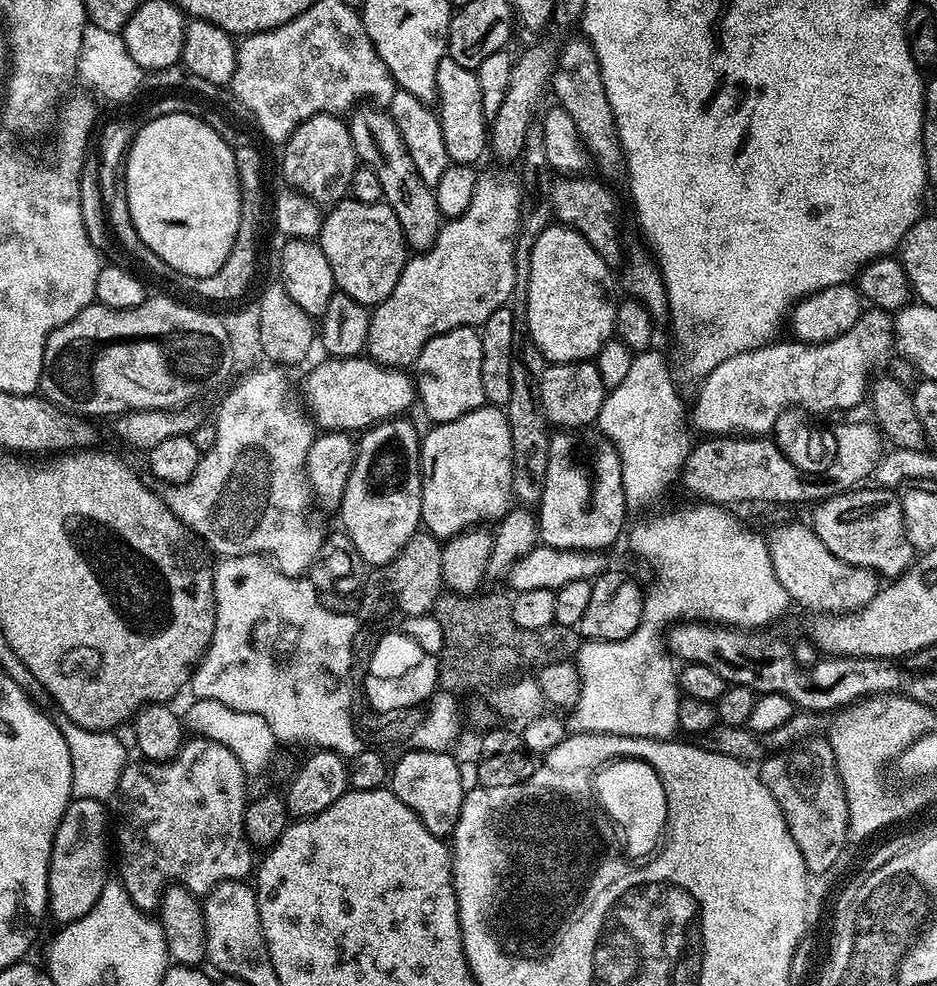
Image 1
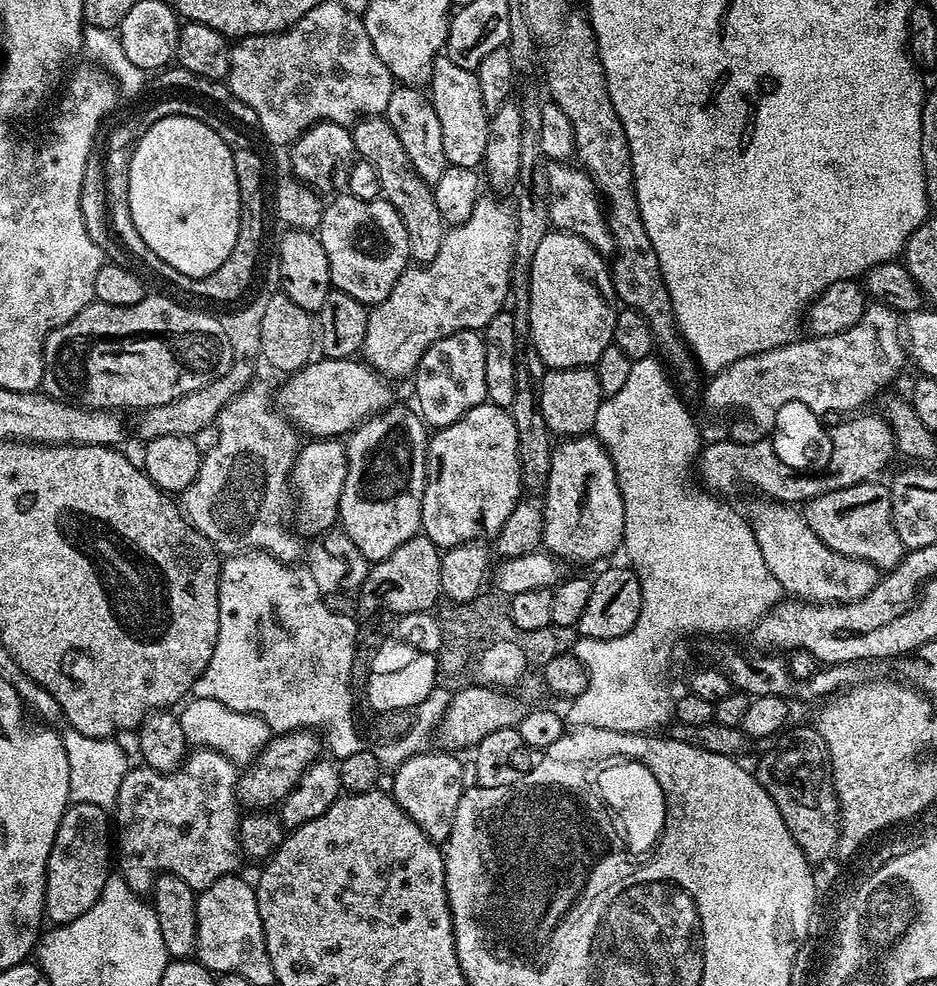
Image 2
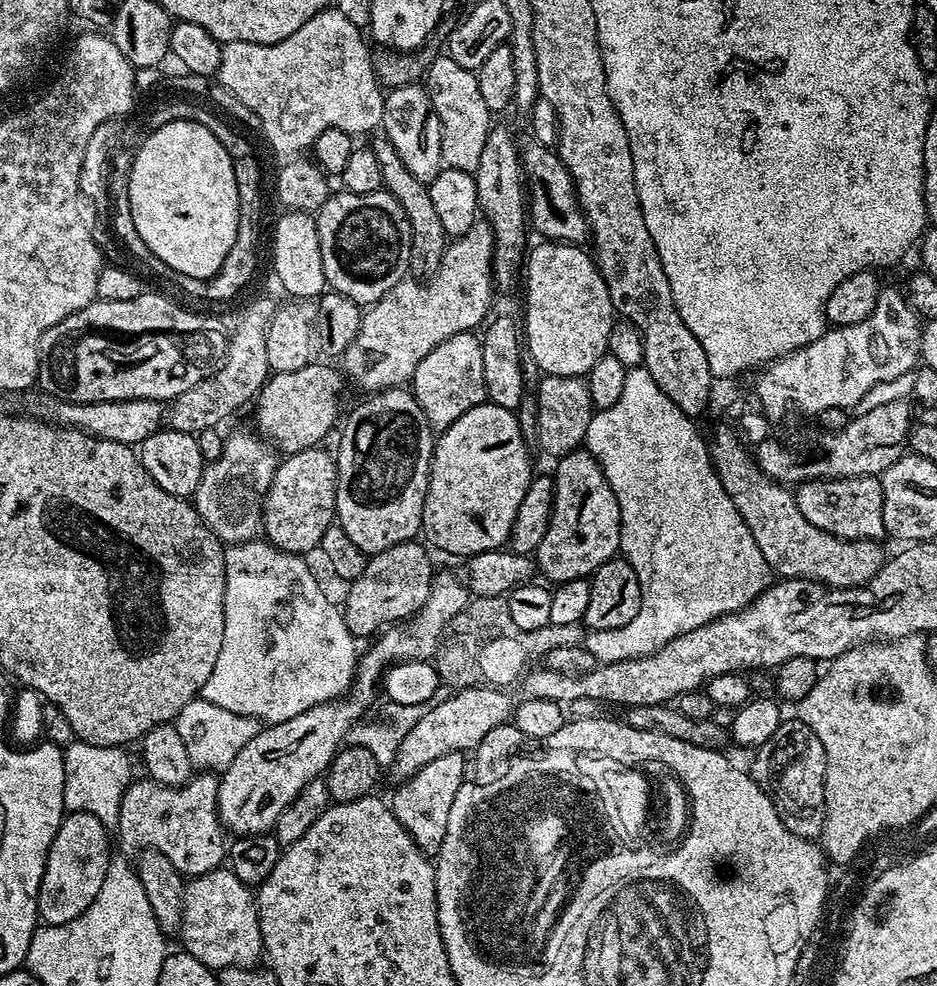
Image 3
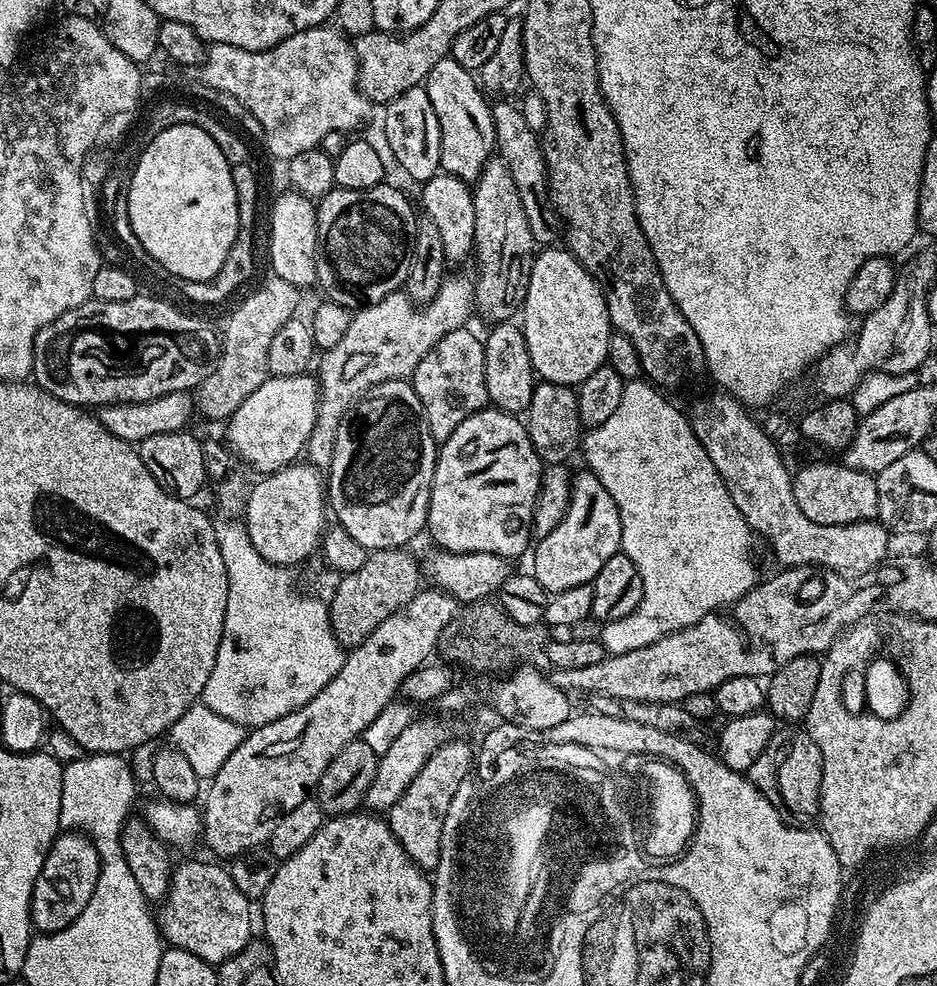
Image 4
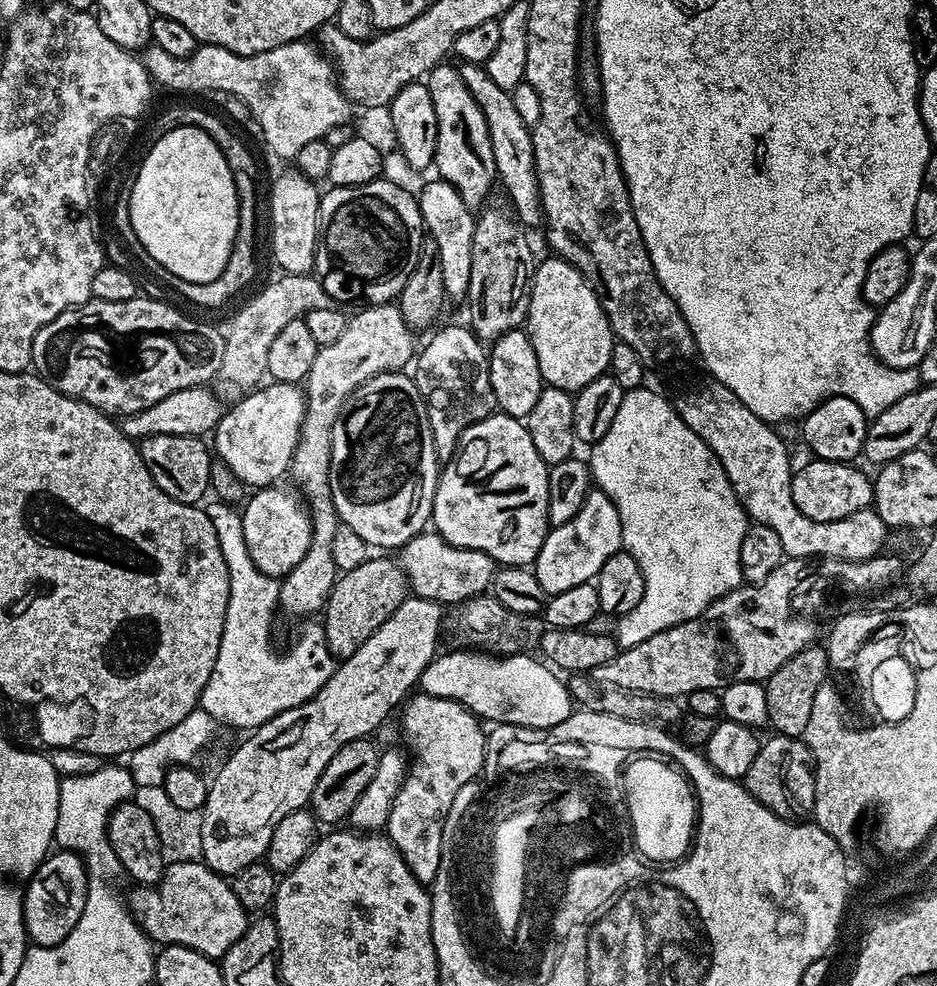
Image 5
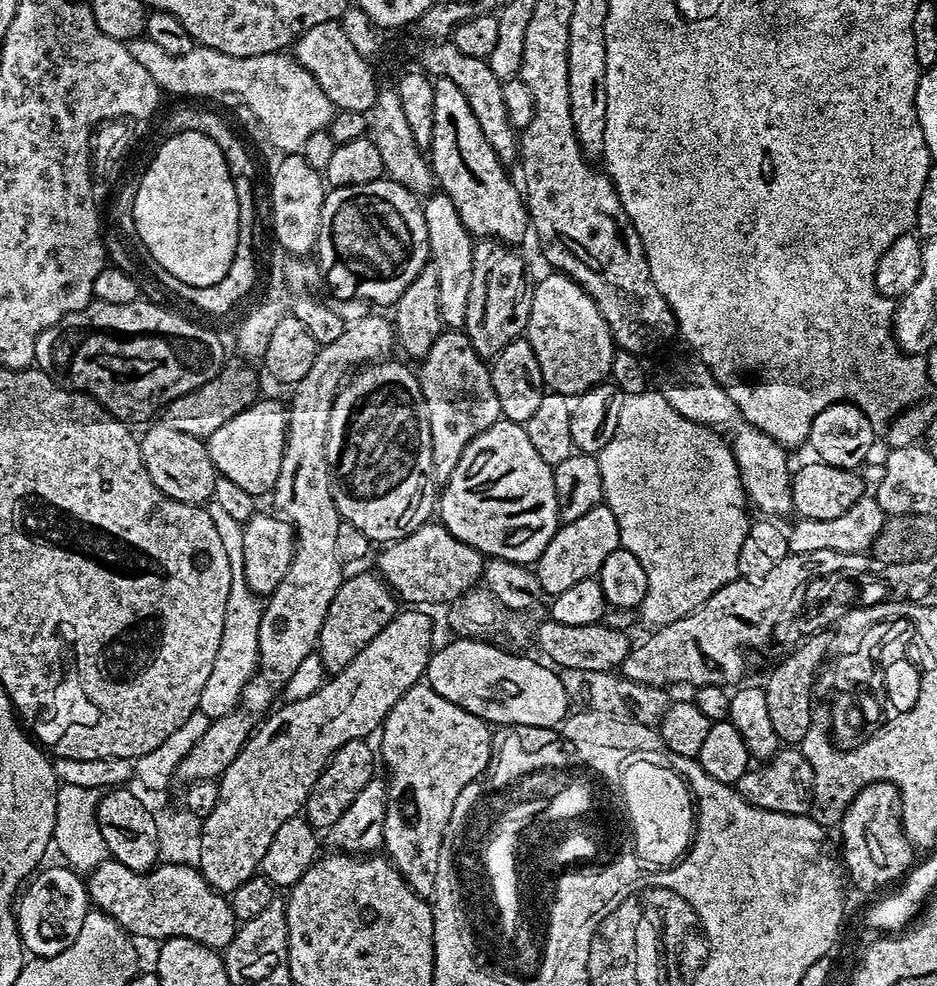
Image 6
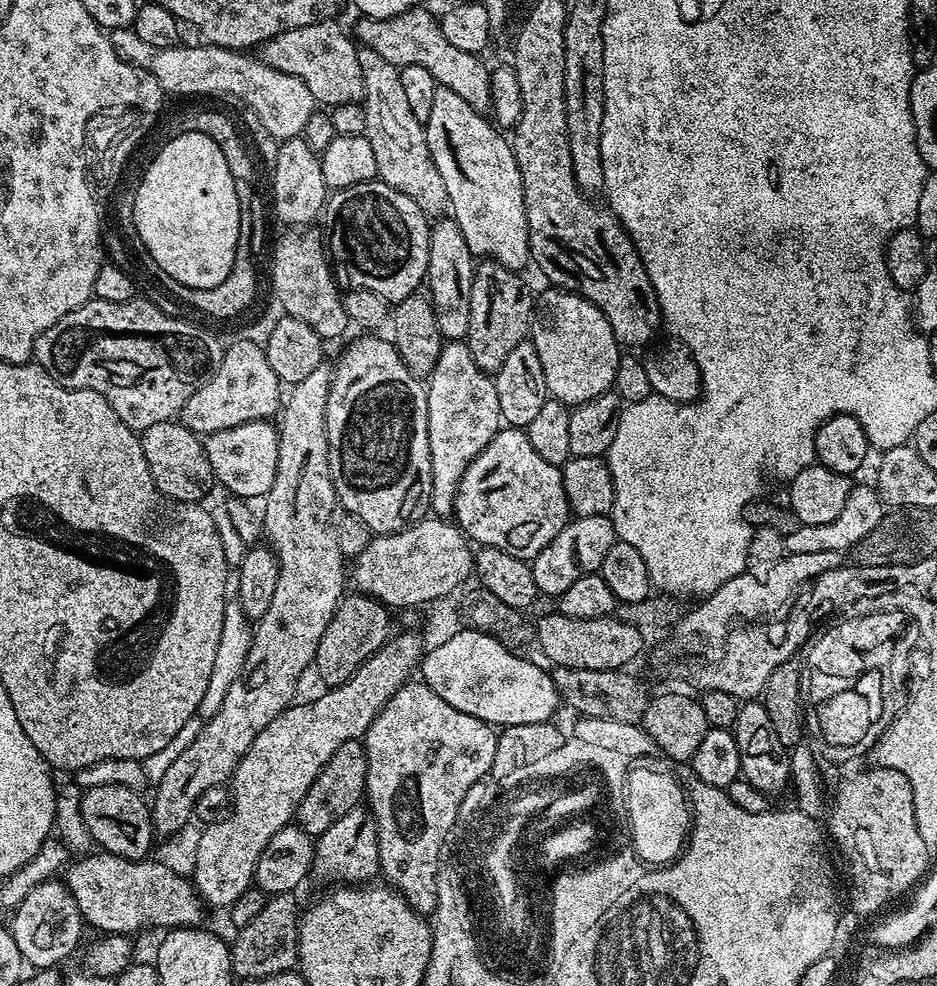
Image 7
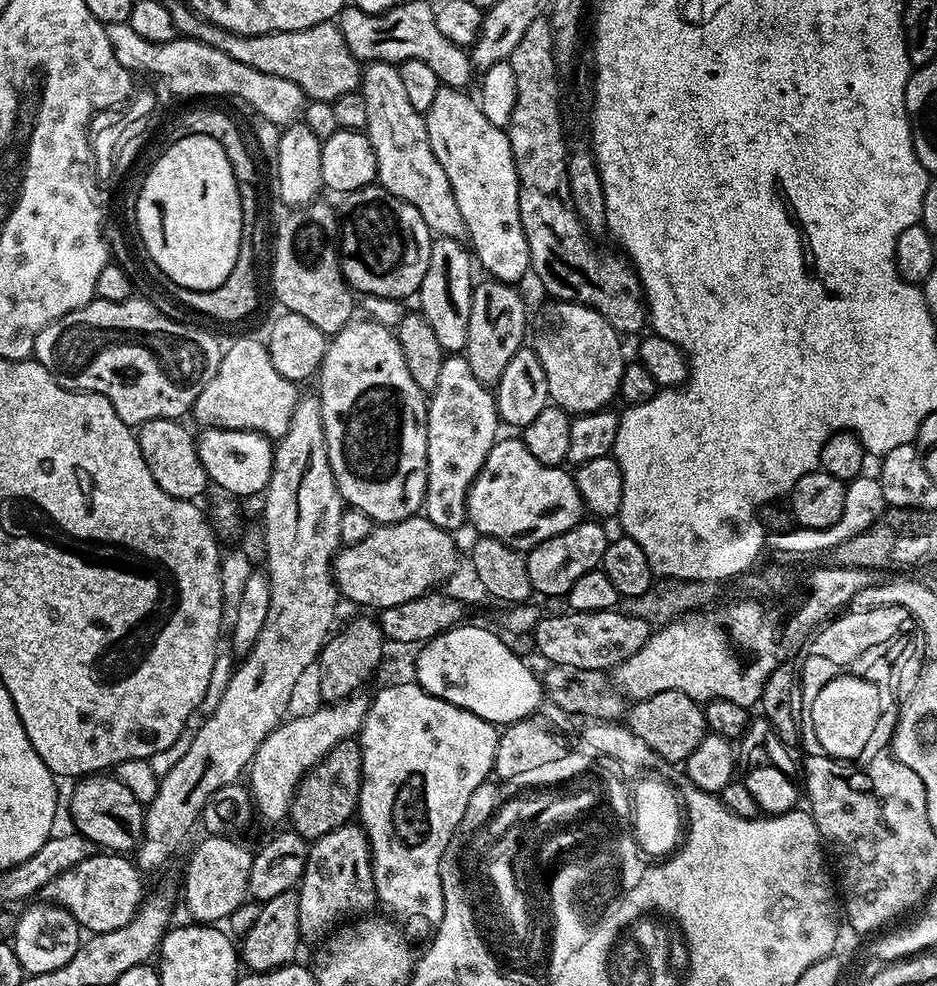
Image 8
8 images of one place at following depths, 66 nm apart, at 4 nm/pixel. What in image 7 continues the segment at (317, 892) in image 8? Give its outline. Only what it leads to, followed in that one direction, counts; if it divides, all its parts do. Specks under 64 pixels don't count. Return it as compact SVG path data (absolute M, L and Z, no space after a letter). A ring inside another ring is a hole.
M364 806L347 811L329 830L315 839L311 875L320 880L333 880L336 886L363 886L379 875L380 855L376 819Z

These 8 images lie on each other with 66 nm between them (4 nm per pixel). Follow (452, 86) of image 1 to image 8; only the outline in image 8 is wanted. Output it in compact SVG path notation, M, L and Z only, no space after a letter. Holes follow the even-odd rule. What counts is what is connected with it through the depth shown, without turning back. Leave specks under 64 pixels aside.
M440 87L434 94L434 102L424 116L426 130L430 138L430 146L442 162L442 170L446 170L446 178L450 178L450 186L454 190L454 198L458 202L458 210L462 210L462 222L470 245L471 255L475 263L485 268L487 275L503 284L519 285L520 279L529 275L532 263L530 250L526 246L526 234L522 230L522 218L518 210L518 194L520 183L514 166L514 154L510 150L510 138L507 131L494 122L489 122L486 114L482 114L479 103L468 97L467 91L458 88Z

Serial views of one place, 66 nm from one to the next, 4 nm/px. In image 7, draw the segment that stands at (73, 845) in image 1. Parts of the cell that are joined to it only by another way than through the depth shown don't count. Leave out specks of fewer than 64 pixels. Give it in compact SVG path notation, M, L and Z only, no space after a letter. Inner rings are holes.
M56 878L35 886L34 890L22 899L18 914L20 929L15 929L14 935L25 961L36 970L62 965L60 963L79 946L80 935L86 932L86 925L80 919L78 902L74 902L67 883Z

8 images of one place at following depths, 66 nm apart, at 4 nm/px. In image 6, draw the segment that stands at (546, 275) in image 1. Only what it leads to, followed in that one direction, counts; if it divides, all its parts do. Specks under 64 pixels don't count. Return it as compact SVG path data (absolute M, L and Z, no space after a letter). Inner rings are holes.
M558 271L547 274L535 281L532 289L526 338L534 350L534 358L538 358L545 385L551 391L575 398L609 379L614 351L612 335L598 306L582 286Z

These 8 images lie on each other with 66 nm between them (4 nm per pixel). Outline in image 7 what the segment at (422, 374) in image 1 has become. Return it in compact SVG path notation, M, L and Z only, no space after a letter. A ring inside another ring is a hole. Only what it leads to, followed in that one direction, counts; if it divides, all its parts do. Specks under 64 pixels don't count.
M450 340L442 346L438 363L426 381L428 393L428 437L430 438L431 515L448 518L456 511L456 495L462 474L486 450L502 427L496 381L482 371L464 340Z

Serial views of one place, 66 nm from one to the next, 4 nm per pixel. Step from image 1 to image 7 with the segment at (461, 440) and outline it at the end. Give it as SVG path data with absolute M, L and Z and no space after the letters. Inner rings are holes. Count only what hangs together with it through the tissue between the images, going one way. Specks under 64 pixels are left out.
M501 427L496 437L486 446L486 450L482 450L482 454L478 454L474 462L470 462L466 474L462 474L462 482L456 495L454 520L469 541L486 548L506 550L506 554L514 554L514 558L530 562L570 523L560 468L546 462L546 458L541 458L535 452L534 446L530 446L527 431Z

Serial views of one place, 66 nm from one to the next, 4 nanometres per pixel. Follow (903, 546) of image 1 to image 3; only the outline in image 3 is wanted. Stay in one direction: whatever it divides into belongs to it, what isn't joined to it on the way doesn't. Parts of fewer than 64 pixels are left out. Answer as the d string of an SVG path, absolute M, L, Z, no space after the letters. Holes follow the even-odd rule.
M855 476L841 480L805 480L795 489L796 505L806 518L818 530L826 530L843 540L885 539L882 522L882 486L875 476Z

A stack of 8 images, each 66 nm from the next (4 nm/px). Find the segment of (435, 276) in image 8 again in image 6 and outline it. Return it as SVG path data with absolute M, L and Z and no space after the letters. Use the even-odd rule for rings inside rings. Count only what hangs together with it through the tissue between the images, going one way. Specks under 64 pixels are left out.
M429 195L423 201L423 205L430 263L434 266L434 270L438 270L438 310L442 314L442 322L445 326L452 330L460 330L466 322L466 301L470 299L470 277L474 275L472 253L474 238L466 230L466 226L462 226L462 218L458 218L458 210L448 196Z

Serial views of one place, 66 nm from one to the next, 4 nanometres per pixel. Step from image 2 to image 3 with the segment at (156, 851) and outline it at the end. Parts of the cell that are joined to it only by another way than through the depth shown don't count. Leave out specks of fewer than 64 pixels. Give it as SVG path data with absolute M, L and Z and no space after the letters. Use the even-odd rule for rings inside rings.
M212 774L193 775L181 788L162 786L147 778L133 779L120 807L118 831L125 848L121 849L128 854L141 850L161 852L185 878L221 867L226 860L226 829L218 814L219 785L219 779Z

